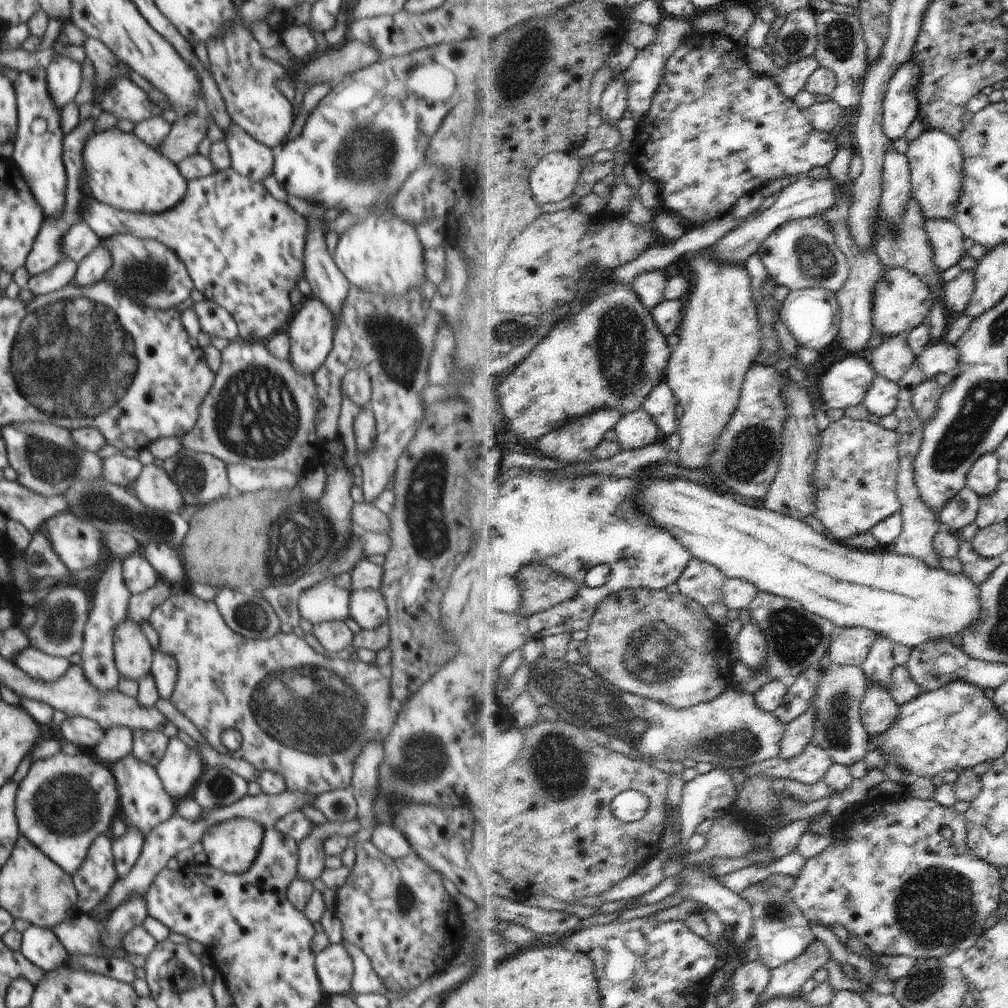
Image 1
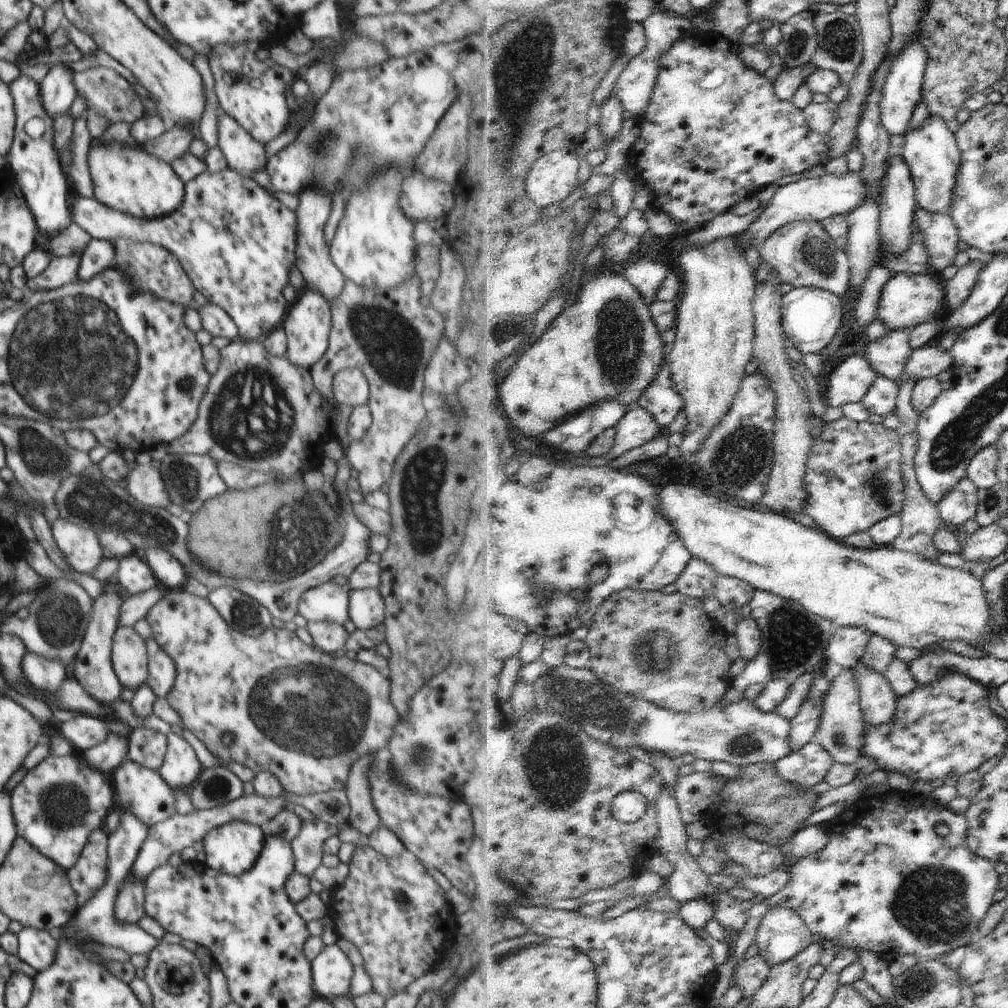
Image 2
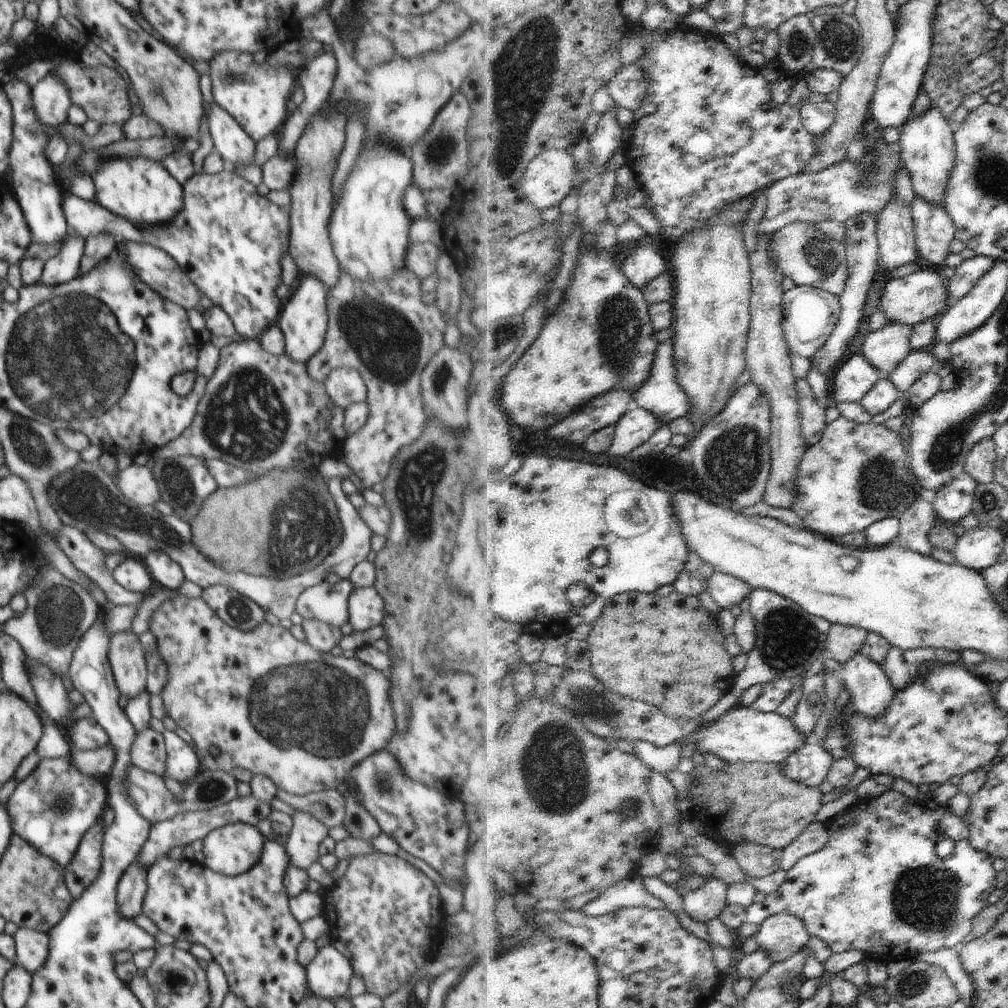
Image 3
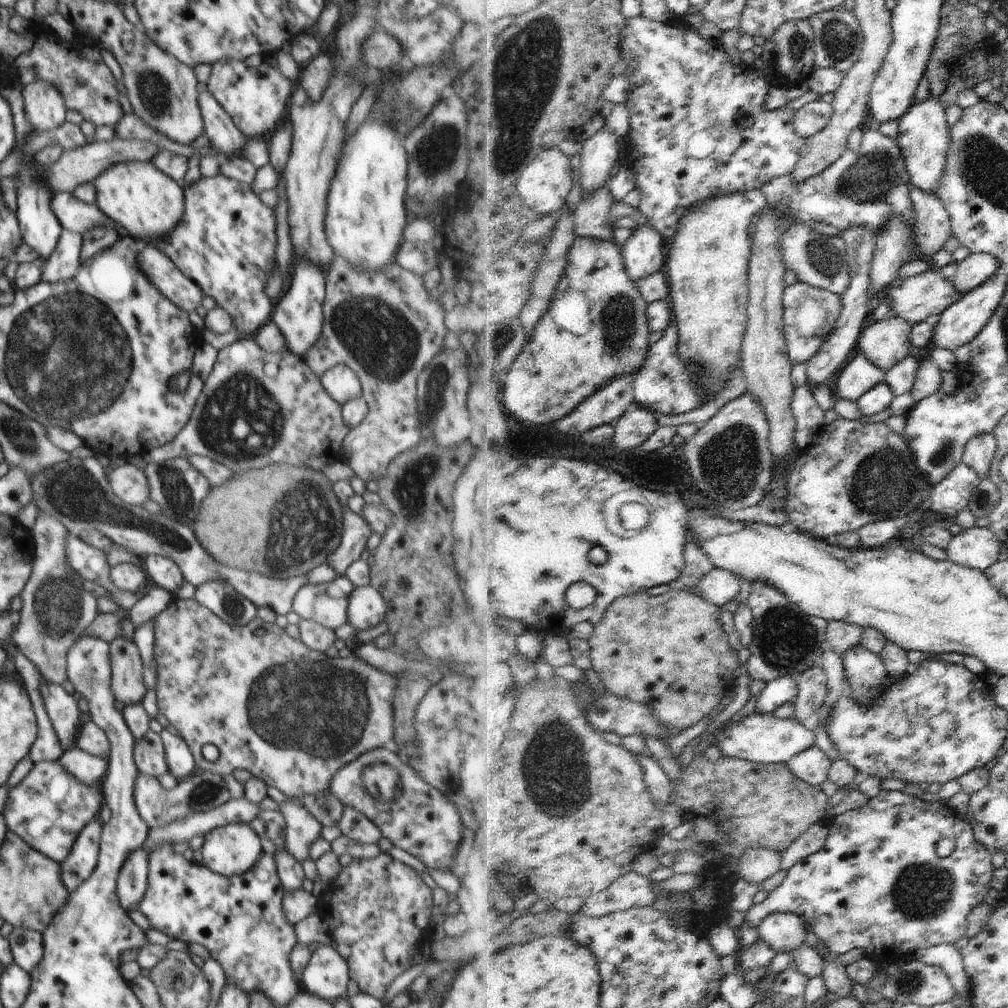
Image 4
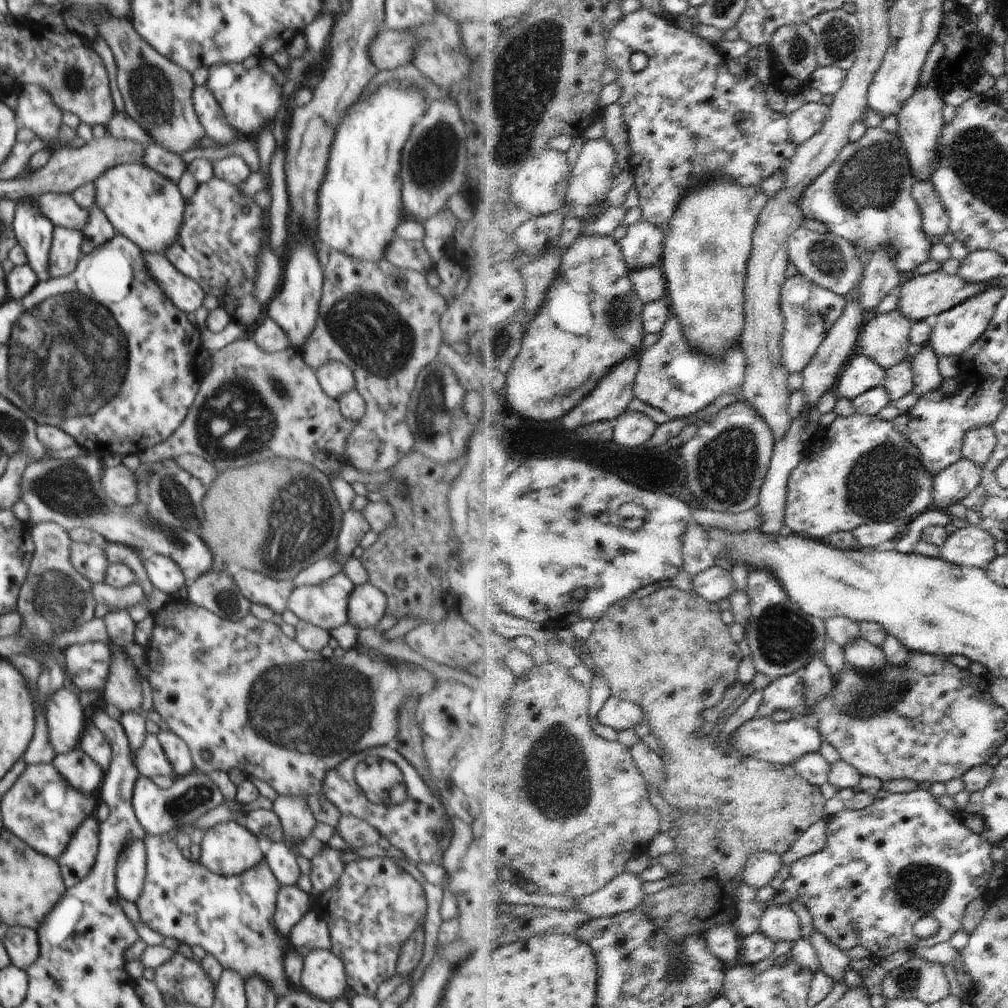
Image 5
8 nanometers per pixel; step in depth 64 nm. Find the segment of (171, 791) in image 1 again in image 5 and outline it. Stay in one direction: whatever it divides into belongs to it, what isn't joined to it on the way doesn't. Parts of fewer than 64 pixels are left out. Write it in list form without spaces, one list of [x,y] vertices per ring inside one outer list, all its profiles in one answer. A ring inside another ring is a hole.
[[[160,730],[157,737],[176,777],[184,777],[195,771],[190,746],[182,737],[168,730]]]

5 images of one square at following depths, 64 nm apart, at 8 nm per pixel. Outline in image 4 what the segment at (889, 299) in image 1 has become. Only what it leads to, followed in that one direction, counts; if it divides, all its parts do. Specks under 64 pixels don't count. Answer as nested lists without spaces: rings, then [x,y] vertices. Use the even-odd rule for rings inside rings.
[[[928,269],[907,279],[896,279],[889,286],[887,293],[891,299],[891,310],[886,314],[886,318],[902,317],[916,325],[924,322],[932,314],[940,315],[954,301],[964,296],[954,288],[952,279],[945,279],[936,269]]]

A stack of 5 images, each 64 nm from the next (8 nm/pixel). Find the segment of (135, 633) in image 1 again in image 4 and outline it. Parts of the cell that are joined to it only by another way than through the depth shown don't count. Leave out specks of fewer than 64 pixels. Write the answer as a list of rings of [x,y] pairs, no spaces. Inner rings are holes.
[[[118,635],[109,642],[111,687],[118,702],[140,703],[147,688],[144,666],[137,644],[128,637]]]

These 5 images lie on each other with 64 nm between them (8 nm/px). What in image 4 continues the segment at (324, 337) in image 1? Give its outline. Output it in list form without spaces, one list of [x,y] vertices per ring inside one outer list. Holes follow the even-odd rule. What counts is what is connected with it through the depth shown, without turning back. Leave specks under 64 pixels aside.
[[[294,260],[286,283],[288,290],[280,301],[275,303],[271,320],[276,323],[286,341],[286,350],[304,358],[320,338],[323,327],[322,305],[325,299],[325,276],[316,265]]]

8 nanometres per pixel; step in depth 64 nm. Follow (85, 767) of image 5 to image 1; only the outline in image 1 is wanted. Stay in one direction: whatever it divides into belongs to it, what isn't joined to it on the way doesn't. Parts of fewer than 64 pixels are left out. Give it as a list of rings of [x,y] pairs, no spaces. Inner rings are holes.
[[[113,726],[105,732],[104,740],[89,752],[95,759],[111,767],[117,760],[133,752],[133,731],[127,726]]]

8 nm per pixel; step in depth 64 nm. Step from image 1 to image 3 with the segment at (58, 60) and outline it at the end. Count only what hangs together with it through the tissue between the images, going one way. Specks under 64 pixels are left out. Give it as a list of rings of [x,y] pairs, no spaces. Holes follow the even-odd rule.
[[[49,73],[31,88],[33,107],[40,123],[54,129],[66,122],[71,96],[67,84]]]

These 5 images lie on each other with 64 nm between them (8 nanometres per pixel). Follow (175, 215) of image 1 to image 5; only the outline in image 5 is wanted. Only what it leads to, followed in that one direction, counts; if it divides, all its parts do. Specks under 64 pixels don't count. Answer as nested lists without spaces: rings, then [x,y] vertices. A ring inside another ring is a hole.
[[[214,176],[208,182],[199,184],[194,195],[185,201],[185,213],[178,229],[178,238],[163,252],[184,276],[197,282],[205,294],[216,296],[219,306],[231,316],[231,320],[248,331],[254,328],[256,320],[262,316],[262,305],[255,297],[254,280],[257,277],[258,259],[262,254],[262,240],[269,237],[264,226],[264,212],[254,197],[245,195],[239,185]],[[46,193],[33,198],[46,218],[56,227],[82,231],[89,219],[91,210],[81,207],[71,194]]]

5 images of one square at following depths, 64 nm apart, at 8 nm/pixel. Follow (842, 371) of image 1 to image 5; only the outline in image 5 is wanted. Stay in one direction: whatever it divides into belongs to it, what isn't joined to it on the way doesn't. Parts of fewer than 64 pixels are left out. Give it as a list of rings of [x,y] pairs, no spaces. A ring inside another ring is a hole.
[[[857,353],[843,371],[837,389],[838,397],[855,400],[884,384],[887,370],[868,355]]]

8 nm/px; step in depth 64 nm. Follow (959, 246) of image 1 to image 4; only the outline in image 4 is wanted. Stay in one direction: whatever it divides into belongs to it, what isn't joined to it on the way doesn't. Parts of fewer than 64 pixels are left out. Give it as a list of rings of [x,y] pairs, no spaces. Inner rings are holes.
[[[914,188],[911,192],[915,208],[915,232],[921,252],[931,261],[953,236],[948,211],[936,195],[924,189]]]

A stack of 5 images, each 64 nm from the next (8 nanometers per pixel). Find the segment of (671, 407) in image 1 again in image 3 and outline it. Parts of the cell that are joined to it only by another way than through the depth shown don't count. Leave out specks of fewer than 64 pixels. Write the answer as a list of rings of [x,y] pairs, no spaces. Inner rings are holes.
[[[676,332],[671,340],[661,344],[653,375],[634,394],[635,406],[650,409],[663,424],[687,416],[692,408],[688,393],[678,382],[675,336]]]

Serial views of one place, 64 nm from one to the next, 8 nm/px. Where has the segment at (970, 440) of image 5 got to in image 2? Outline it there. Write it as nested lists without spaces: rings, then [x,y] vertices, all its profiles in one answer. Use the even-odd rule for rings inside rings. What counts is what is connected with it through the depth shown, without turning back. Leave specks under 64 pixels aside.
[[[990,445],[971,461],[967,477],[974,483],[974,486],[977,486],[978,490],[991,489],[999,482],[995,473],[998,457],[996,445]]]

